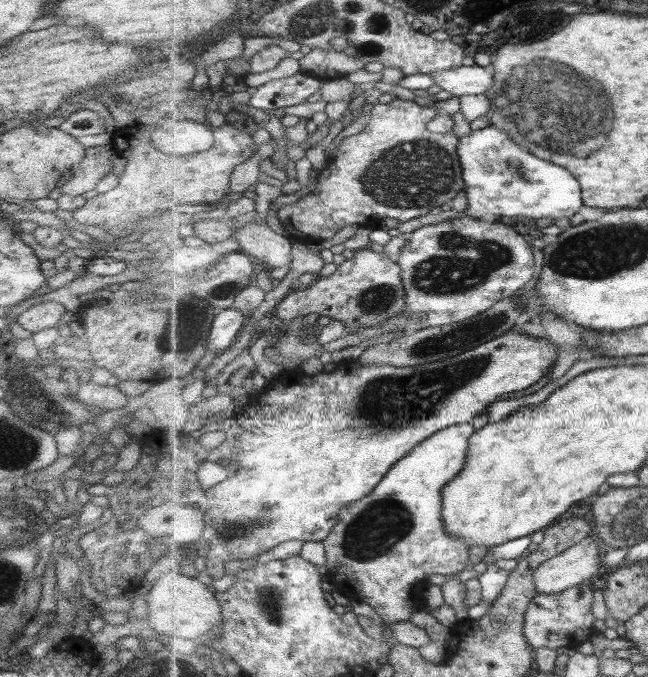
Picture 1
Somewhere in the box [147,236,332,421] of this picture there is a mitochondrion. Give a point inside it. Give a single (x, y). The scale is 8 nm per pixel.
(188, 326)

